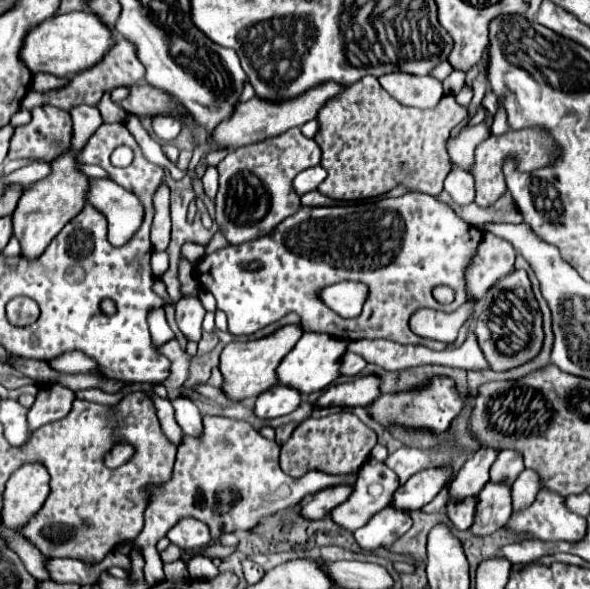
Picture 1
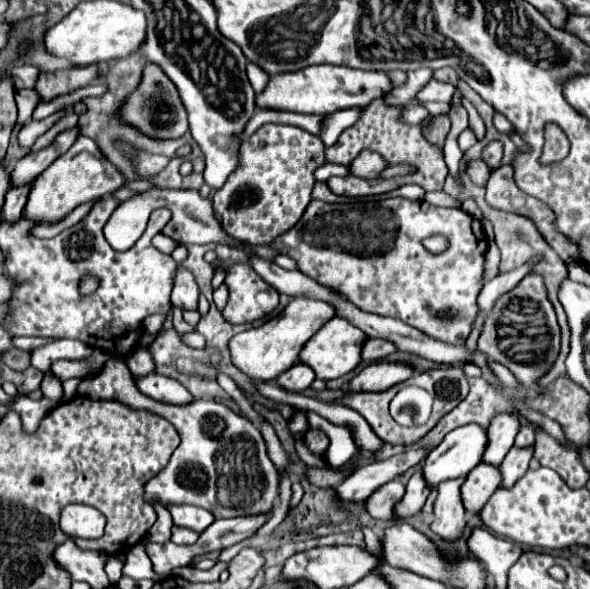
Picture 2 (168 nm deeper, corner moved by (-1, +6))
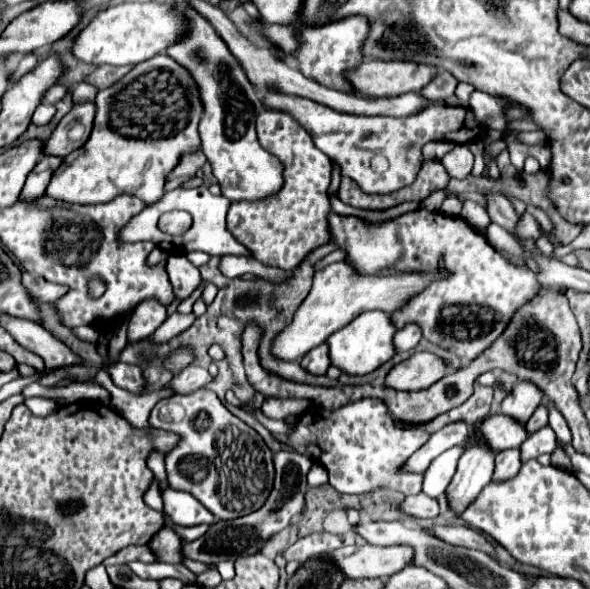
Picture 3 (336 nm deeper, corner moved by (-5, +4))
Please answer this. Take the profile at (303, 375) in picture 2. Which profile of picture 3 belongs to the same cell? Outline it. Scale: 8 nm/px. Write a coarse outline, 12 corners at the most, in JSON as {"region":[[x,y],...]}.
{"region":[[320,343],[300,365],[314,375],[330,367],[328,343]]}

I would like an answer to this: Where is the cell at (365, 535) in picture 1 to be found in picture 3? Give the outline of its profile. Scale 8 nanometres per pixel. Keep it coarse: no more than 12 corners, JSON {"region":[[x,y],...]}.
{"region":[[464,447],[444,451],[424,473],[424,493],[438,497],[450,485]]}

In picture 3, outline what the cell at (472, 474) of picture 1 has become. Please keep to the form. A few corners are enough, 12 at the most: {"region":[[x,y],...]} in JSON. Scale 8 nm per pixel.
{"region":[[518,381],[502,401],[502,413],[526,423],[544,393],[532,381]]}

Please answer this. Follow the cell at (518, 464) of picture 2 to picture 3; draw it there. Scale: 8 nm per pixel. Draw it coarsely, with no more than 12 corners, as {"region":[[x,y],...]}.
{"region":[[550,425],[534,431],[520,445],[522,461],[556,449]]}

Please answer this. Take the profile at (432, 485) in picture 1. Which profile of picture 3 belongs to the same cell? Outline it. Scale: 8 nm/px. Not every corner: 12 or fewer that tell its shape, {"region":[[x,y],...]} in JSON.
{"region":[[496,413],[480,435],[496,451],[520,447],[528,437],[518,419]]}

